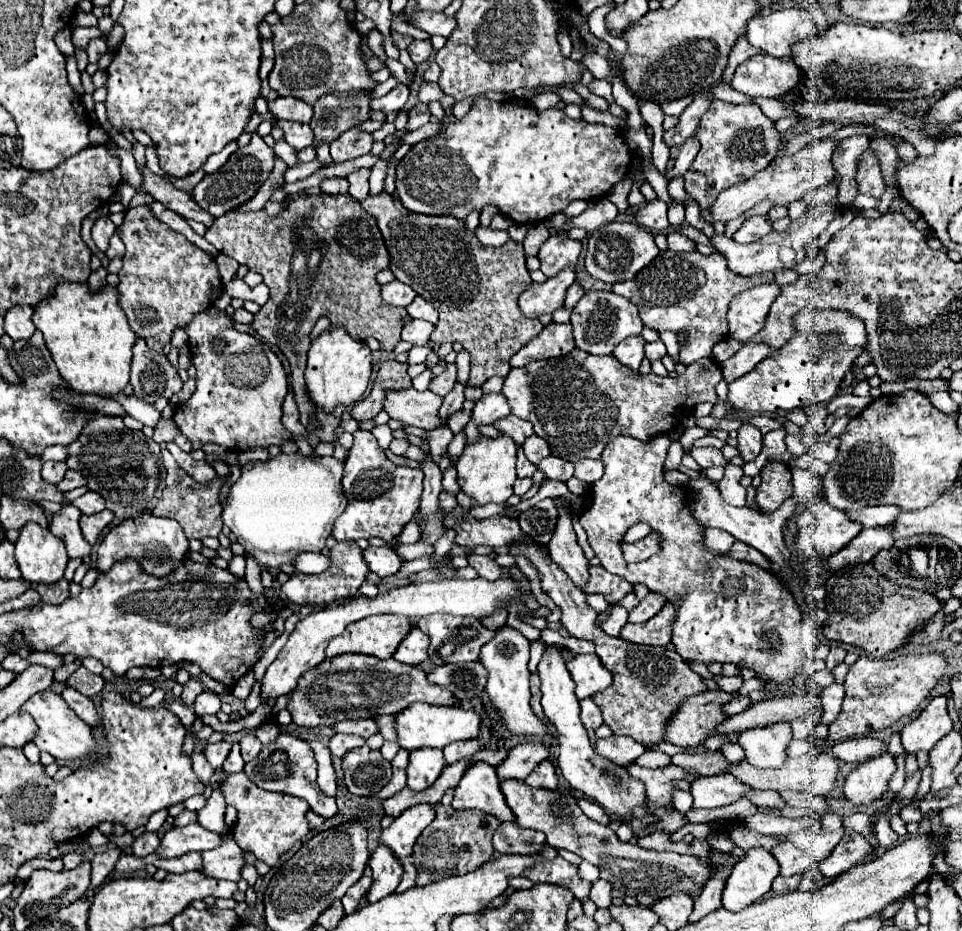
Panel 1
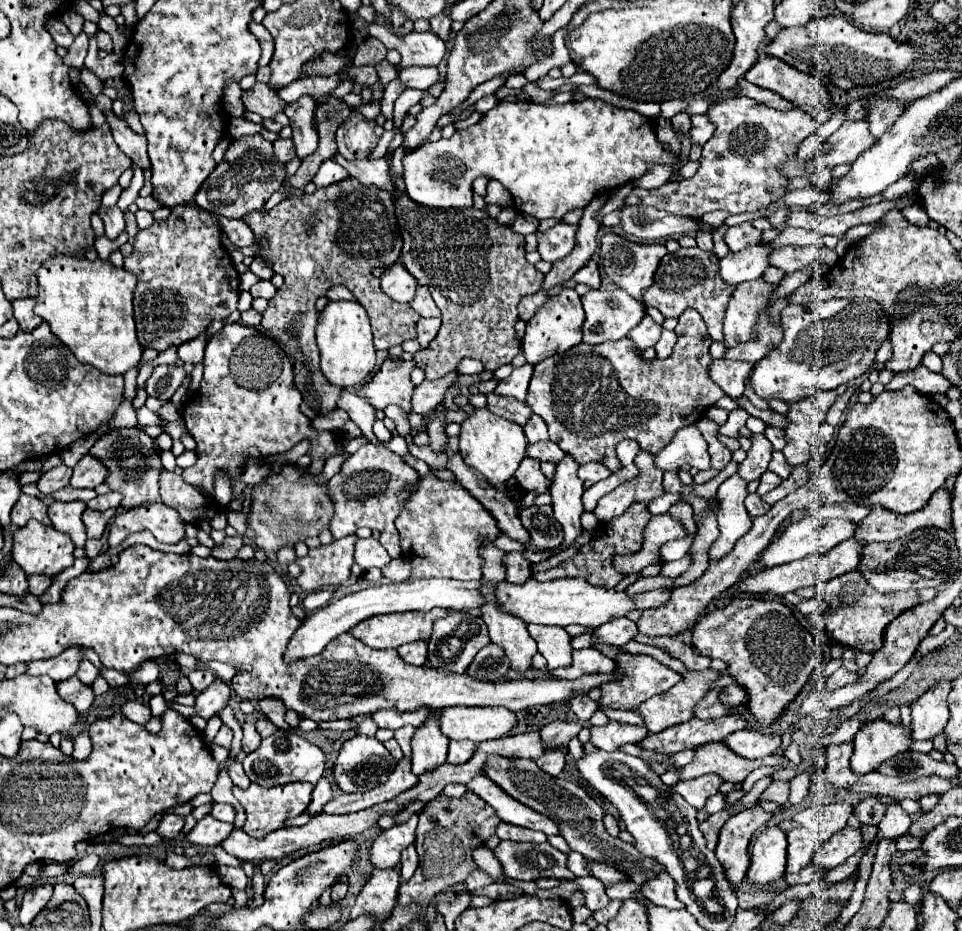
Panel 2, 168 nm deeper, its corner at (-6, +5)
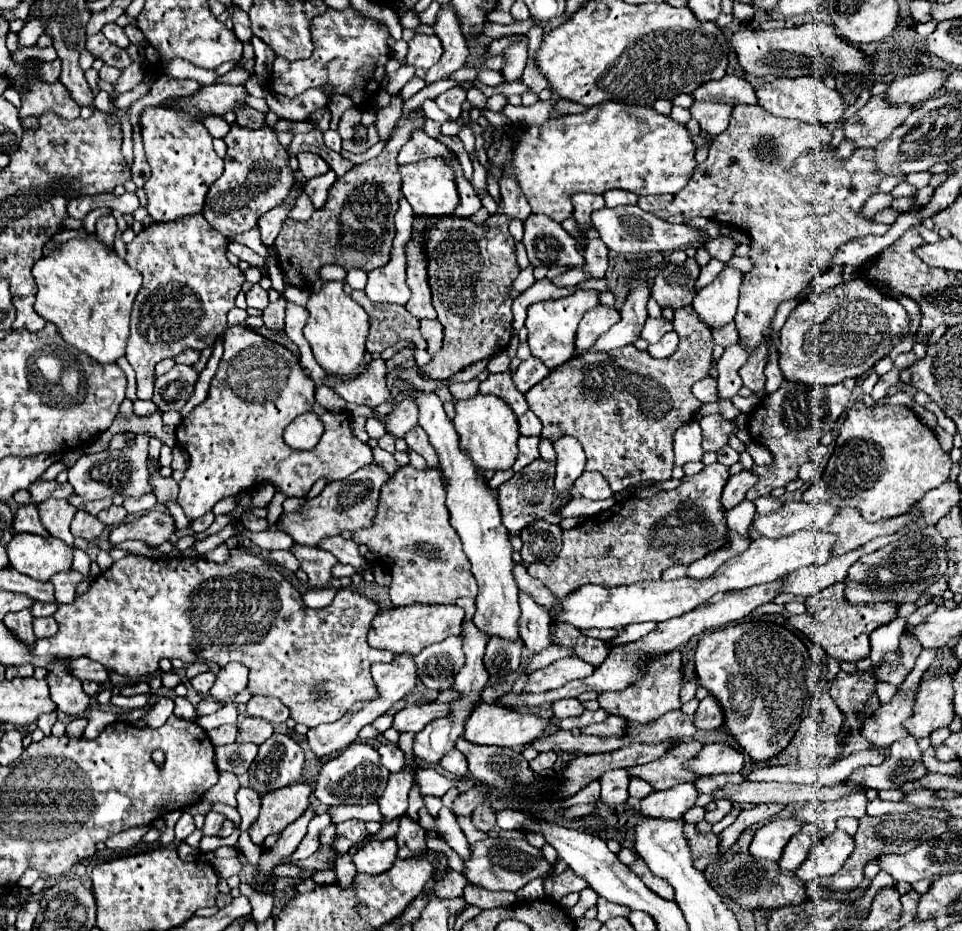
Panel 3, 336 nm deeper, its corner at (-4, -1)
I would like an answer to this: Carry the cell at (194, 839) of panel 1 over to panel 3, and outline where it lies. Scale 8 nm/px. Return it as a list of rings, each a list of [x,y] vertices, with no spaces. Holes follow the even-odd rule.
[[[214,812],[206,814],[206,824],[204,824],[204,828],[202,828],[202,834],[204,834],[204,836],[218,836],[224,818],[226,818],[226,816],[214,814]]]

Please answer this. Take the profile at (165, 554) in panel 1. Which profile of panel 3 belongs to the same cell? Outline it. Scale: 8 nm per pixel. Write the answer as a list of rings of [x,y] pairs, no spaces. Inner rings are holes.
[[[150,510],[150,512],[134,518],[132,522],[118,524],[110,532],[108,540],[112,544],[120,544],[124,540],[142,540],[148,546],[160,546],[160,544],[168,542],[174,532],[176,532],[176,526],[174,526],[172,514],[160,512],[160,510]]]

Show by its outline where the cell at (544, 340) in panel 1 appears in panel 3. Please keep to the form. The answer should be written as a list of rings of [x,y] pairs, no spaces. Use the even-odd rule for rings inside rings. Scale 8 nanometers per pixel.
[[[578,290],[566,298],[556,298],[556,300],[532,304],[528,308],[528,318],[526,318],[528,346],[530,346],[532,356],[542,360],[550,370],[564,364],[568,358],[572,358],[572,354],[576,352],[574,340],[576,340],[578,322],[582,320],[584,312],[596,304],[598,304],[598,292],[596,290]]]

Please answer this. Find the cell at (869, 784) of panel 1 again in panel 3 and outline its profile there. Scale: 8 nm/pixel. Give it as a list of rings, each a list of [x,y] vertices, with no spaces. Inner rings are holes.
[[[898,690],[890,704],[880,704],[880,708],[864,722],[860,734],[866,738],[874,750],[890,748],[896,740],[908,736],[904,722],[910,718],[914,696],[902,696]]]

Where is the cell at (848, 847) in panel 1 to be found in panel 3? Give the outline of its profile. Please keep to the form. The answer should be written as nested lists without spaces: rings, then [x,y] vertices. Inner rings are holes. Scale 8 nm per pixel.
[[[834,830],[830,836],[816,842],[804,860],[802,868],[794,872],[802,882],[830,876],[842,868],[846,858],[854,852],[854,840],[844,830]]]

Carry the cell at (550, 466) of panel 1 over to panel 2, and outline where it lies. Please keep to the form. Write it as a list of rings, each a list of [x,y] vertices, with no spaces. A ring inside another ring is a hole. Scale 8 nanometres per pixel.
[[[540,440],[526,446],[526,456],[536,458],[540,462],[546,462],[546,460],[560,462],[560,458],[564,458],[564,452],[552,440]]]

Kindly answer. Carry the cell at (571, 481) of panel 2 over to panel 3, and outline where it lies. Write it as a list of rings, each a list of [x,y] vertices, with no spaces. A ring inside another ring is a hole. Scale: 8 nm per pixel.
[[[564,436],[562,440],[554,442],[556,450],[556,480],[554,480],[554,490],[558,494],[568,494],[574,488],[576,478],[584,472],[584,452],[578,444],[578,440]]]

